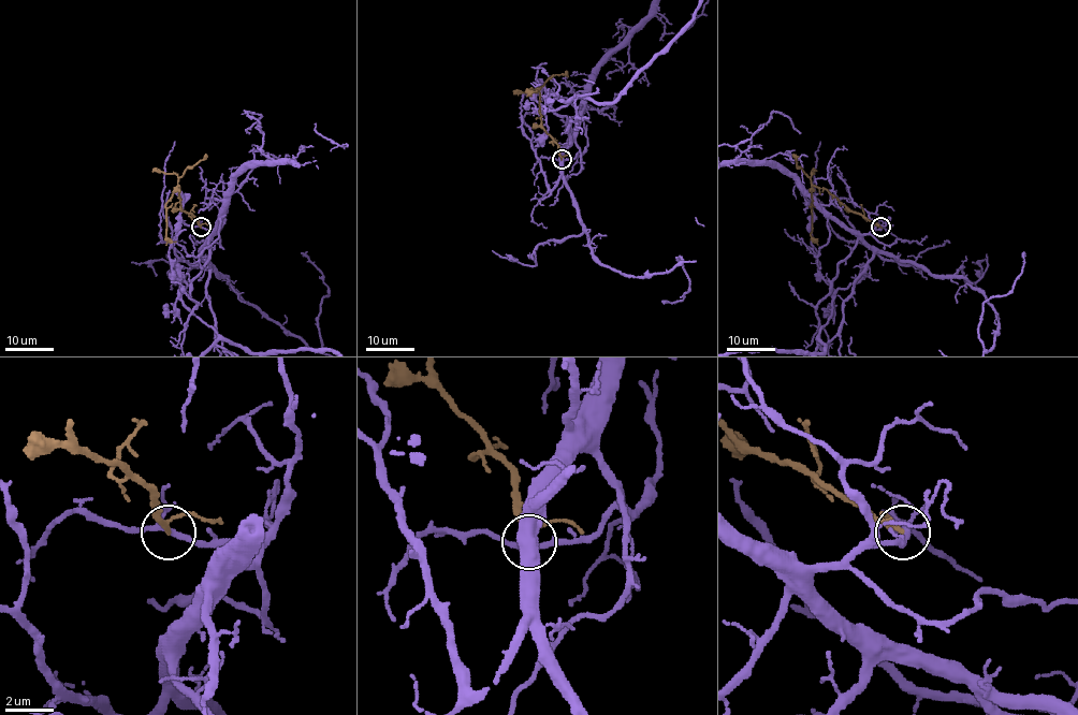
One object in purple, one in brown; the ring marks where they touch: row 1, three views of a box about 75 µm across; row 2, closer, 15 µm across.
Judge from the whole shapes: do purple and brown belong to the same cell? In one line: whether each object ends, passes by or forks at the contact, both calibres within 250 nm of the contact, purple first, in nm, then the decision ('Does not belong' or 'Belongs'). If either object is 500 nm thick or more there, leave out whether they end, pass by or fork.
At the ring purple forks. At the ring brown passes by. Thickness 190 nm (purple) against 170 nm. Does not belong

